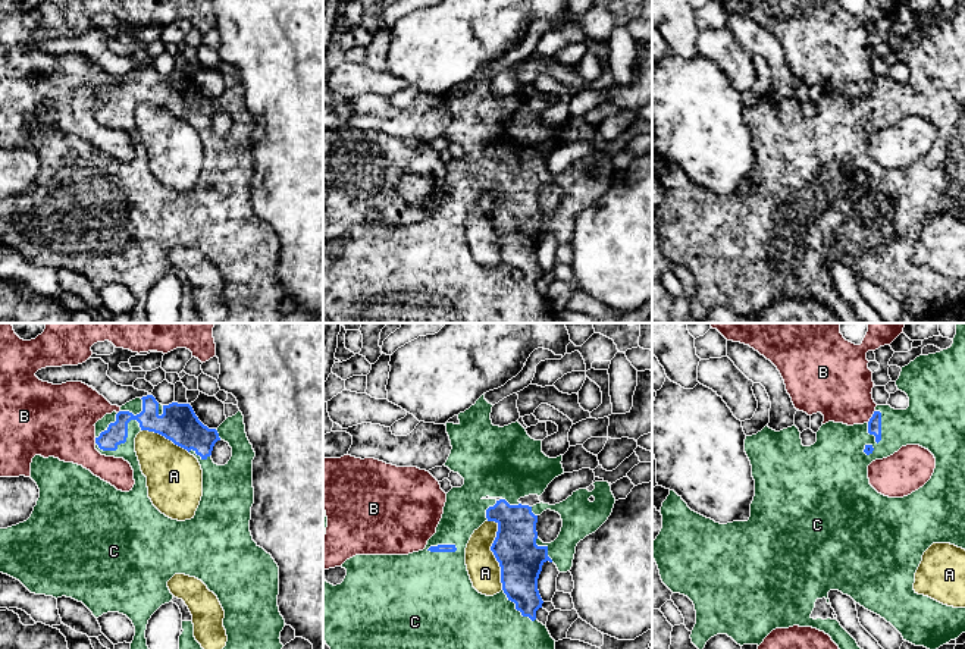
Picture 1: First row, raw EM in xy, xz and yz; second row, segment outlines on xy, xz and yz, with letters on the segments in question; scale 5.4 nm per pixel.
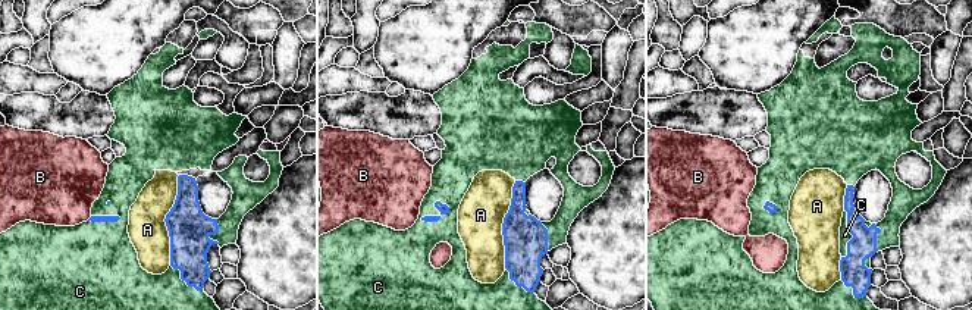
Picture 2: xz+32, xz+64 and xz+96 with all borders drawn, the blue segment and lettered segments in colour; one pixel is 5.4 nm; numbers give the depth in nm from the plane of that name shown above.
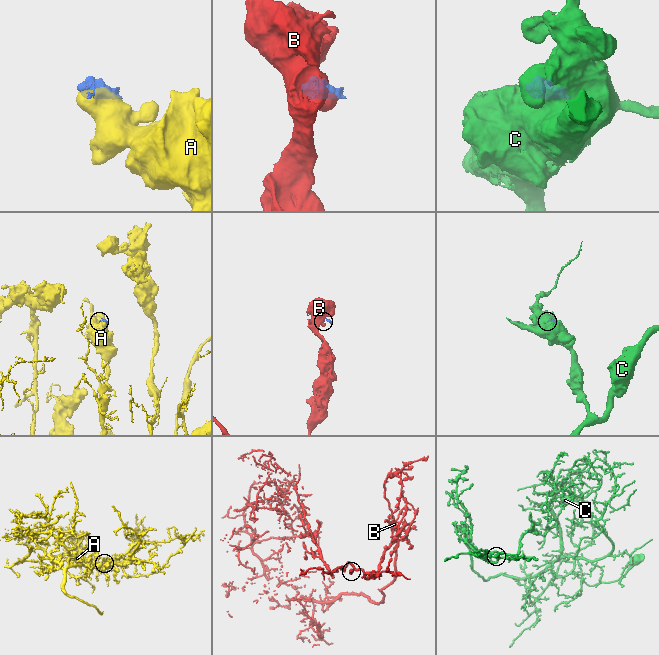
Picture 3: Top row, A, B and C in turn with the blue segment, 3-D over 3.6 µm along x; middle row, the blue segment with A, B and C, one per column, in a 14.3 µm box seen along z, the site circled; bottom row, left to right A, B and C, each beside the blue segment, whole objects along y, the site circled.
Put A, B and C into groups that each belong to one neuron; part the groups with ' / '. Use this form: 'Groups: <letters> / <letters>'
Groups: A / B / C

